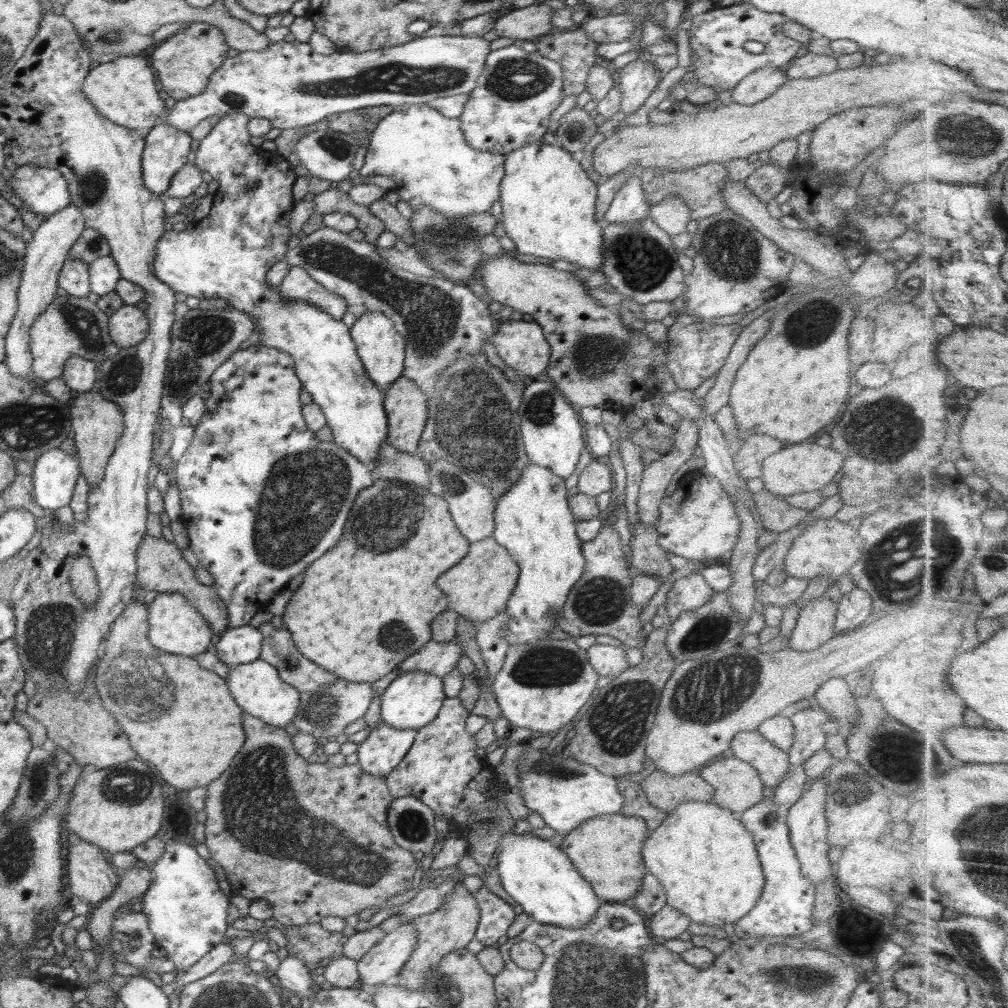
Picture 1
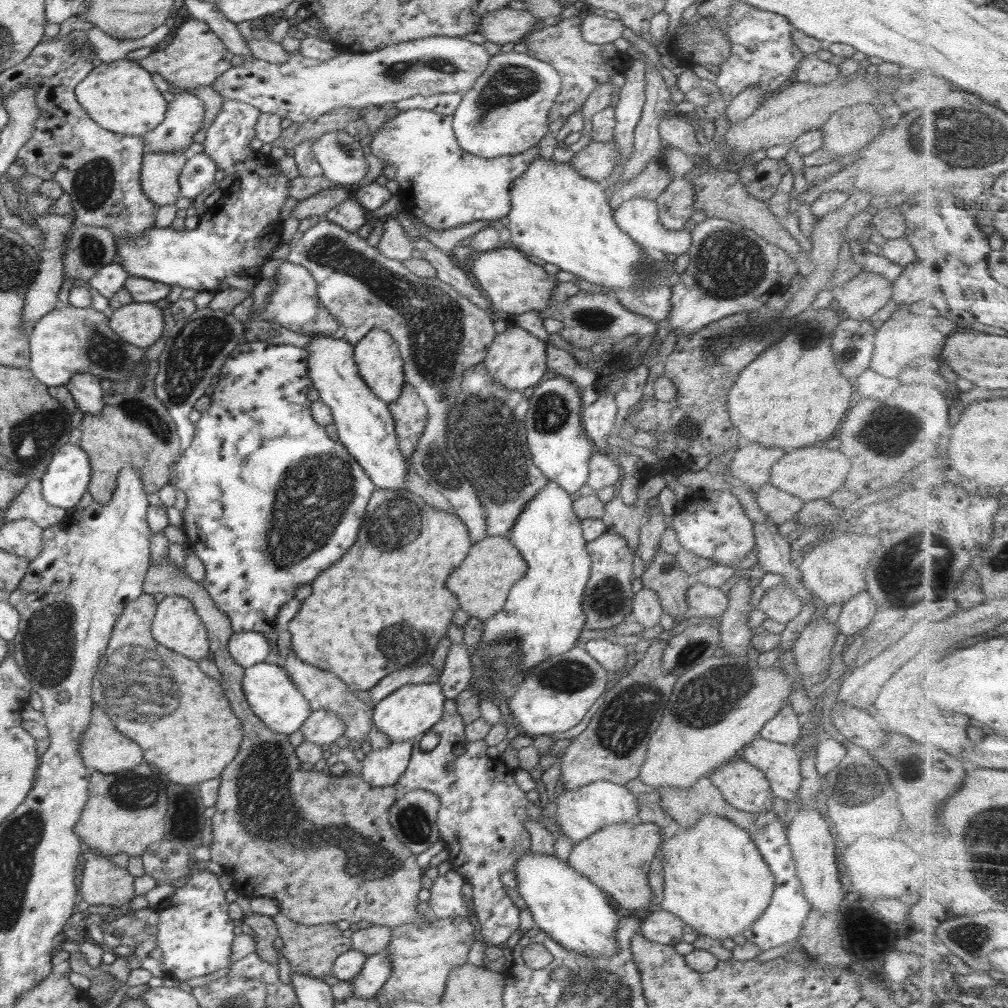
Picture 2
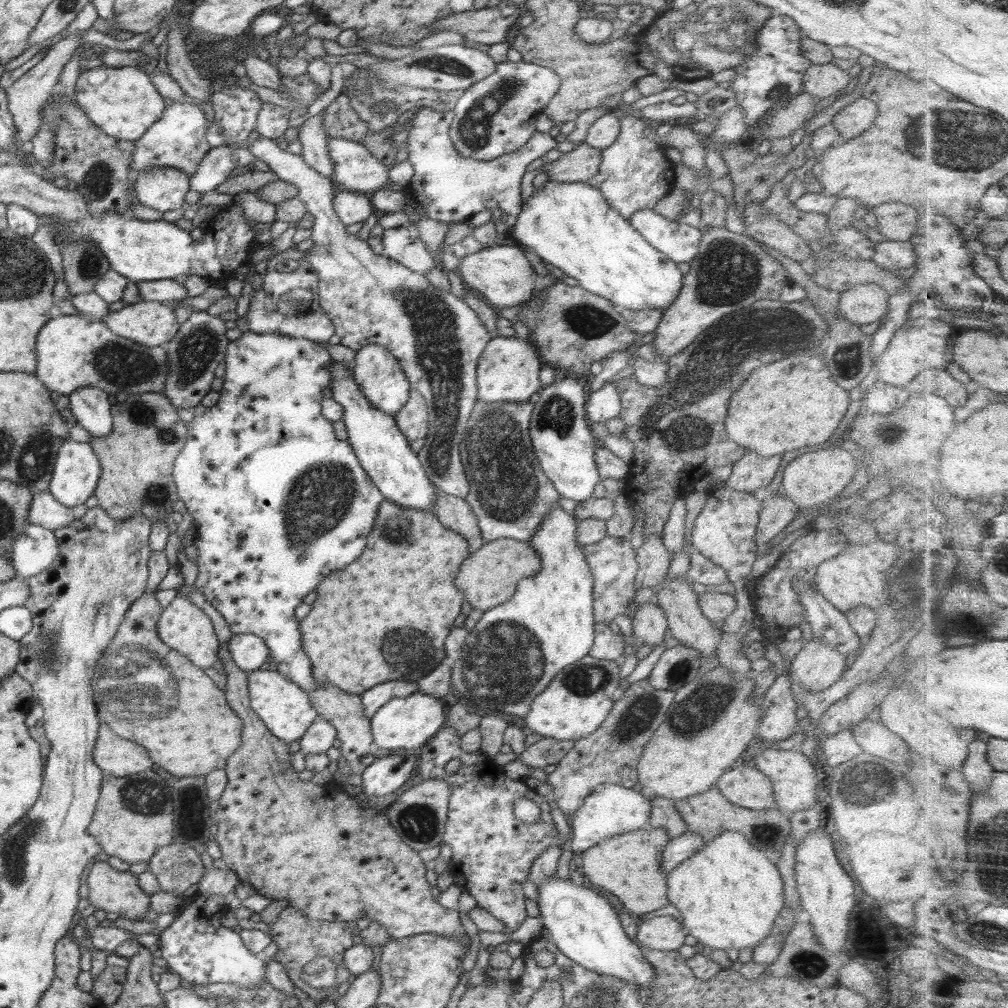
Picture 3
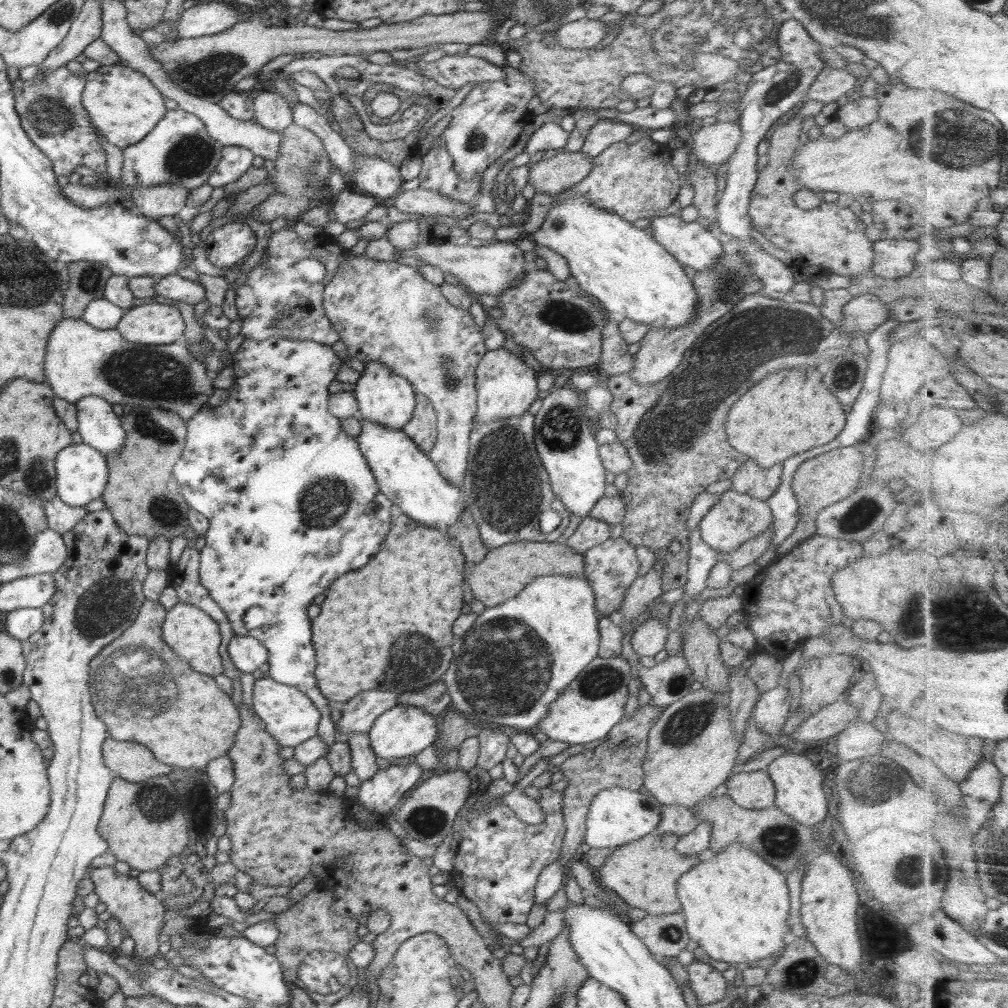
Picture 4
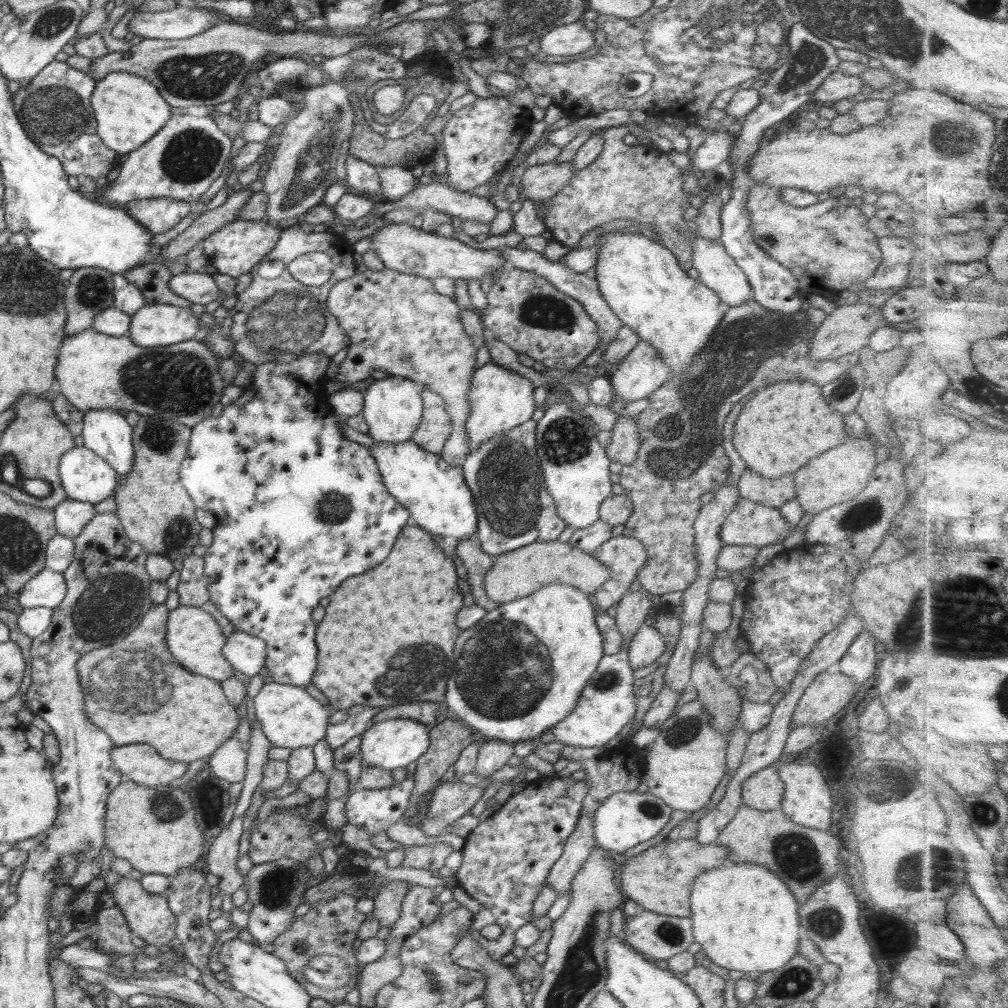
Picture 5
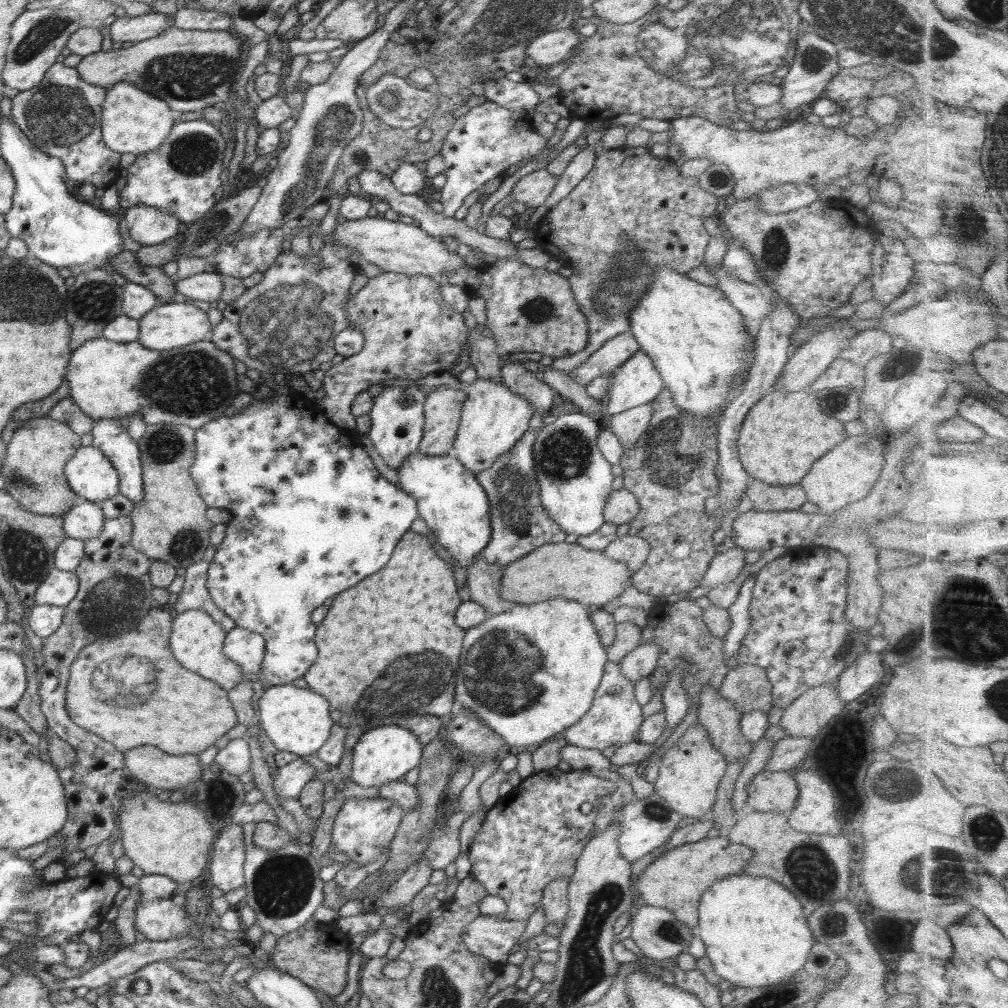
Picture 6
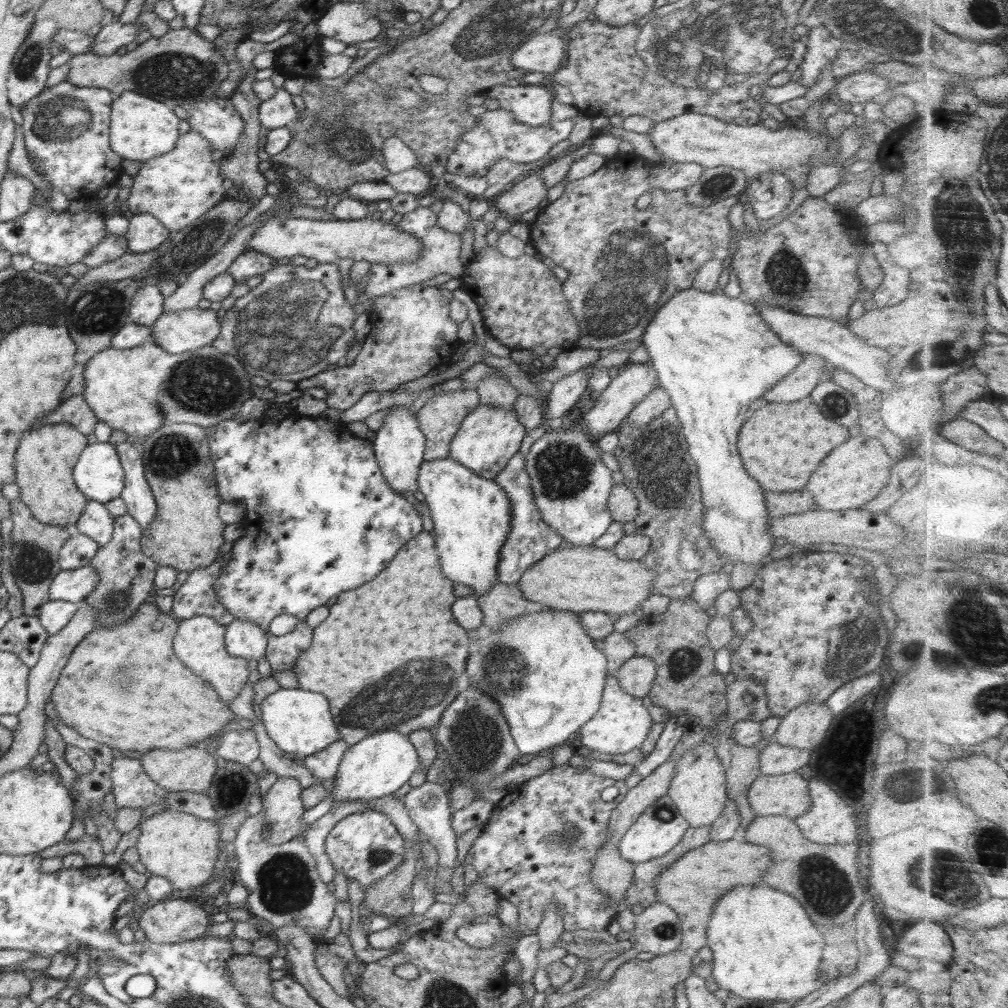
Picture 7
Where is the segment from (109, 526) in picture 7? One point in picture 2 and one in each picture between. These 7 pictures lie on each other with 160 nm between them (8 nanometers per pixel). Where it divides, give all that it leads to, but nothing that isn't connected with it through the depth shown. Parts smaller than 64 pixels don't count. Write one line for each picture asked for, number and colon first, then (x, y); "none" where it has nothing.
2: (30, 504)
3: (45, 511)
4: (61, 517)
5: (70, 516)
6: (85, 521)

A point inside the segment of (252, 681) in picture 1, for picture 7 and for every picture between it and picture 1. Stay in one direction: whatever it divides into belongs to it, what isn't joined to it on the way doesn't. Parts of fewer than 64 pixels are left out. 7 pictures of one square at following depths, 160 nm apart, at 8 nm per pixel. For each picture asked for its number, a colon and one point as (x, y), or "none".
2: (273, 698)
3: (285, 708)
4: (289, 715)
5: (289, 716)
6: (297, 720)
7: (299, 721)

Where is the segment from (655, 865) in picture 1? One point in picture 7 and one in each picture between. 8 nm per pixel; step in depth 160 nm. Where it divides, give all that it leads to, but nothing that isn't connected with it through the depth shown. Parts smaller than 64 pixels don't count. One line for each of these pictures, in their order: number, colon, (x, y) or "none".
2: (715, 880)
3: (729, 894)
4: (736, 905)
5: (745, 919)
6: (755, 935)
7: (765, 948)

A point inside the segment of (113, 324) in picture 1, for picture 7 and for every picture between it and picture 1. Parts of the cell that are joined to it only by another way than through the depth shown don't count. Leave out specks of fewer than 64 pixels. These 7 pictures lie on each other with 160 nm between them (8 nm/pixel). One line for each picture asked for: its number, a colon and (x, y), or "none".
2: (139, 323)
3: (150, 323)
4: (154, 323)
5: (153, 325)
6: (167, 326)
7: (178, 332)

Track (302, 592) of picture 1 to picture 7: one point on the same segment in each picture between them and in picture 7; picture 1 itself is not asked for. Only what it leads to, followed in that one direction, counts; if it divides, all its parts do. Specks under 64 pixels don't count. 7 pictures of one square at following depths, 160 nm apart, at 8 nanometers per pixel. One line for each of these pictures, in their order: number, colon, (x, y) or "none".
2: (389, 612)
3: (355, 642)
4: (361, 637)
5: (360, 652)
6: (411, 602)
7: (378, 634)

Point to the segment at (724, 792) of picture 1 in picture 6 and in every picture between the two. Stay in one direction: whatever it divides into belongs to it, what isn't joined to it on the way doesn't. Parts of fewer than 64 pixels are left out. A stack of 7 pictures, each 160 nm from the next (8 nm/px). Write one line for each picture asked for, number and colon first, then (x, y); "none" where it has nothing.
2: (742, 785)
3: (743, 785)
4: (754, 790)
5: (763, 790)
6: (768, 791)

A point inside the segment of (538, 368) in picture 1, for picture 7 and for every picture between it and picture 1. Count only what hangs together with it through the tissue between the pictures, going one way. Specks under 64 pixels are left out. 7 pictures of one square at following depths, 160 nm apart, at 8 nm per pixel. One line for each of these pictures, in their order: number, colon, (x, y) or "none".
2: (516, 359)
3: (508, 369)
4: (506, 387)
5: (499, 399)
6: (493, 418)
7: (489, 436)

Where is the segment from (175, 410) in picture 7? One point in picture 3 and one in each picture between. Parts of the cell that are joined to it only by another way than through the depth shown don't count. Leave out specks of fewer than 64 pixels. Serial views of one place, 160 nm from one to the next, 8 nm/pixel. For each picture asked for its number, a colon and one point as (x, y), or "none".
3: (73, 351)
4: (81, 360)
5: (181, 383)
6: (192, 385)

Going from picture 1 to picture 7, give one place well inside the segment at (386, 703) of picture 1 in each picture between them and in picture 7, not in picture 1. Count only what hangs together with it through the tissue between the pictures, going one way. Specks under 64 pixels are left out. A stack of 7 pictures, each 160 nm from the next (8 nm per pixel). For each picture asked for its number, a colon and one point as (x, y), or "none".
2: (407, 713)
3: (408, 722)
4: (402, 731)
5: (394, 743)
6: (384, 753)
7: (378, 765)

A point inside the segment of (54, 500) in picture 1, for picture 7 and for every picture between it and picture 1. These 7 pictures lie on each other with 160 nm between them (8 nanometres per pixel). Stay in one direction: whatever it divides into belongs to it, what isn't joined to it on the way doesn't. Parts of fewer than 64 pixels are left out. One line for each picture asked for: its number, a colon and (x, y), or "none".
2: (67, 478)
3: (76, 473)
4: (82, 472)
5: (86, 477)
6: (91, 476)
7: (98, 473)

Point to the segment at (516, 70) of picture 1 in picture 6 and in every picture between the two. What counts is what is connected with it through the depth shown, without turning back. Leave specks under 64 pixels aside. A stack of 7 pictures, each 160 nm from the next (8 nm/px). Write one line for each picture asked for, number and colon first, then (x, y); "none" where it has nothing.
2: (502, 115)
3: (496, 116)
4: (486, 124)
5: (480, 139)
6: (483, 143)

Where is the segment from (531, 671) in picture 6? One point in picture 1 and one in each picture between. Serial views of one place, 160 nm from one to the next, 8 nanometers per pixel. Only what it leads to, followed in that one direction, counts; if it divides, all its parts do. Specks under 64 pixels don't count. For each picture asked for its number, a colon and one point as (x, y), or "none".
1: (533, 521)
2: (543, 616)
3: (514, 651)
4: (539, 641)
5: (519, 671)

